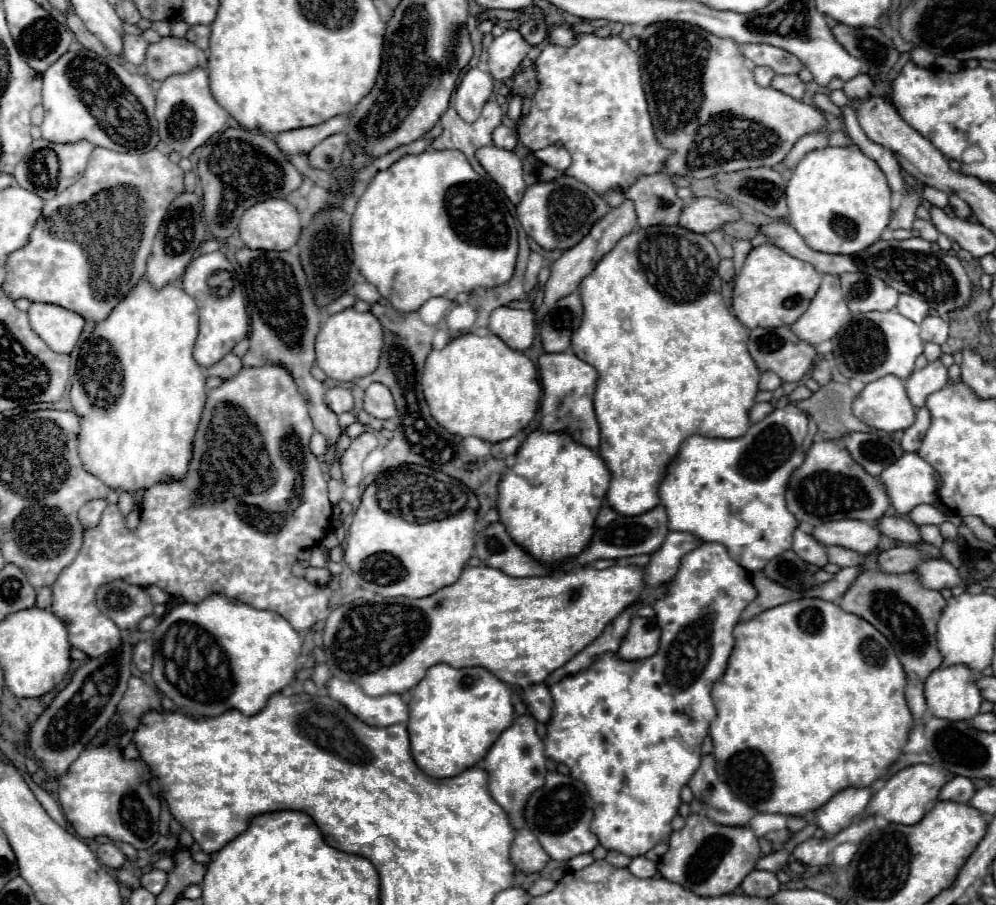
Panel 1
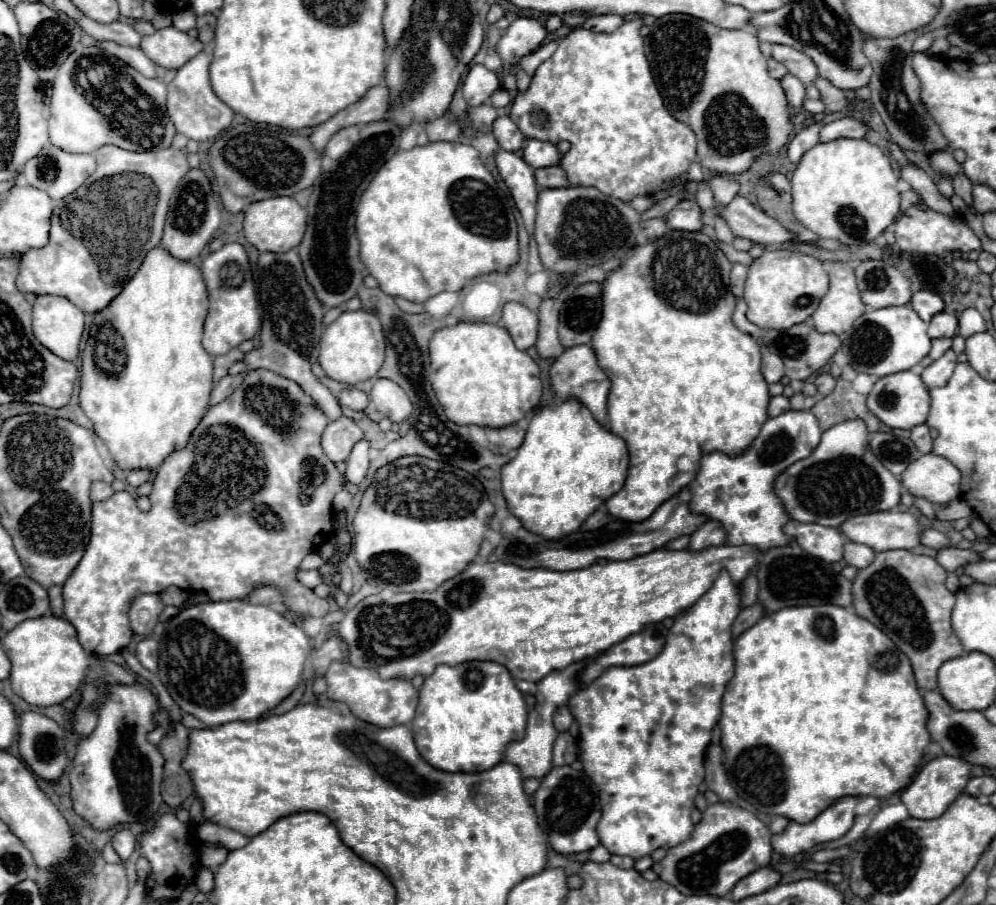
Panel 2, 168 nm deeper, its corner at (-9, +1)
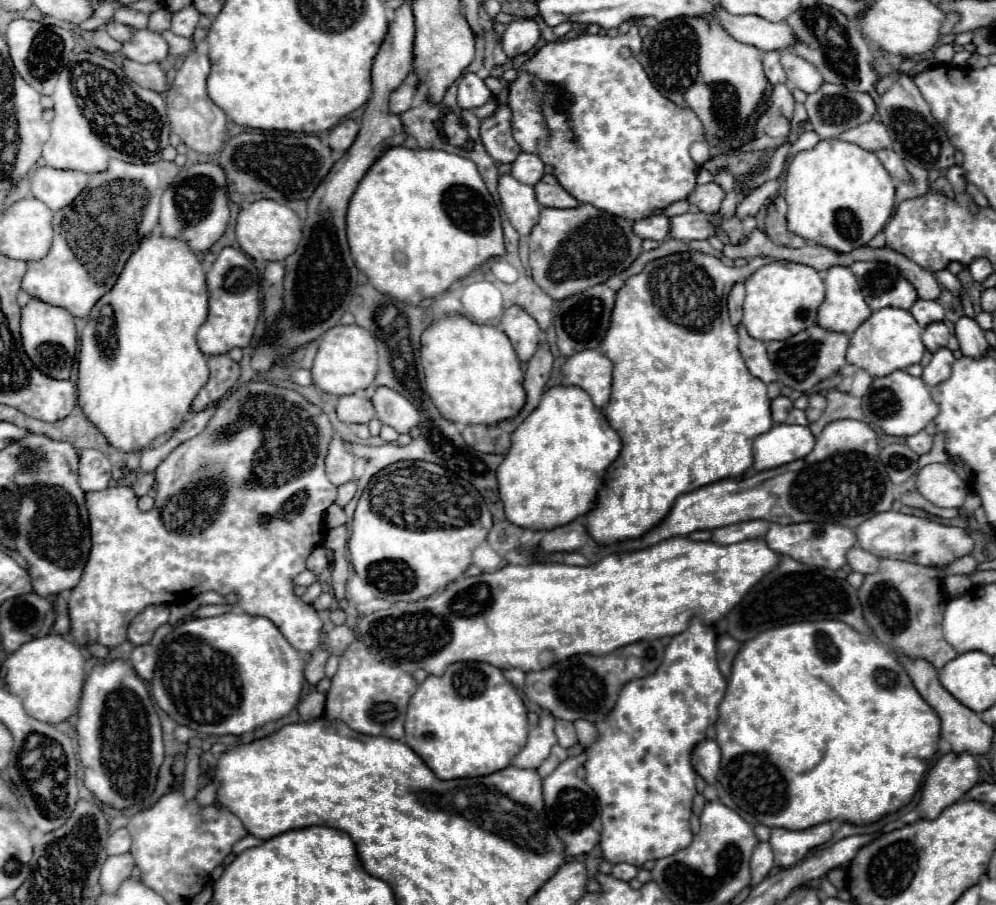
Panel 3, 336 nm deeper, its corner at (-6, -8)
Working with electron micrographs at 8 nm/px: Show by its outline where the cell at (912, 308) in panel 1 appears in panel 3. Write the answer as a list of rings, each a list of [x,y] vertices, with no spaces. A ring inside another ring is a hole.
[[[918,299],[914,303],[914,307],[910,309],[912,317],[918,321],[920,327],[926,327],[934,321],[944,321],[944,309],[942,305],[938,305],[938,301],[926,301],[926,299]]]

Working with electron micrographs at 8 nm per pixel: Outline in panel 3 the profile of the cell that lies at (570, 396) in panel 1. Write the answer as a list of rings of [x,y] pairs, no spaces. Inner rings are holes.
[[[598,349],[578,351],[562,365],[562,385],[582,387],[596,409],[604,409],[610,401],[612,389],[612,363]]]

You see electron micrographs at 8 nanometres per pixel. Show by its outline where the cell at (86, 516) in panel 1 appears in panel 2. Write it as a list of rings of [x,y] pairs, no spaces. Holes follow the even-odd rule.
[[[93,482],[93,486],[91,486],[91,500],[93,502],[107,500],[111,494],[113,494],[113,488],[107,482]]]

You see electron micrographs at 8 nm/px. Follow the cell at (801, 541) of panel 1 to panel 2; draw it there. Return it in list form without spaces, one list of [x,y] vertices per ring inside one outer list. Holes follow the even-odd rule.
[[[789,520],[783,526],[785,534],[791,536],[807,554],[821,558],[825,562],[837,562],[843,558],[845,536],[839,528],[831,526],[817,526],[817,524],[803,524]]]

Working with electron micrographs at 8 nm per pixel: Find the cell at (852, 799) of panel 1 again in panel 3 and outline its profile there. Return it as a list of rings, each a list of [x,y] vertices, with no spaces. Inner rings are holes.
[[[820,823],[806,831],[786,831],[786,829],[772,829],[770,847],[774,851],[774,863],[782,869],[798,865],[804,855],[832,839],[832,825]]]

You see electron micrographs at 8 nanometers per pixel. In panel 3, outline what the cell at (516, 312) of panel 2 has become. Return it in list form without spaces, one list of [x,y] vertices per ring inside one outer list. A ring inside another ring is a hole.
[[[522,307],[506,309],[500,329],[512,341],[512,347],[520,361],[528,361],[534,355],[534,351],[540,343],[542,331],[540,331],[538,323]]]

